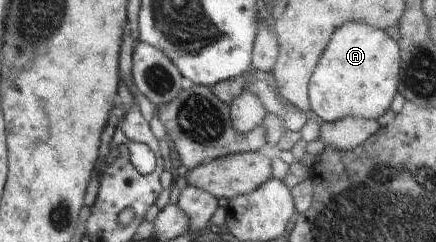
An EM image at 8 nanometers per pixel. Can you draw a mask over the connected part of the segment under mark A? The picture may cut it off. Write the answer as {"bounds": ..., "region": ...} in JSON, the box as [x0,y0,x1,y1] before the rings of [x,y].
{"bounds":[309,20,401,122],"region":[[[359,20],[346,22],[347,25],[339,26],[339,33],[335,33],[335,37],[330,37],[331,49],[327,49],[327,57],[323,57],[323,61],[318,61],[319,69],[314,69],[315,81],[309,83],[310,109],[325,122],[334,122],[347,116],[377,120],[389,109],[397,93],[401,69],[400,47],[385,30],[377,26]]]}

